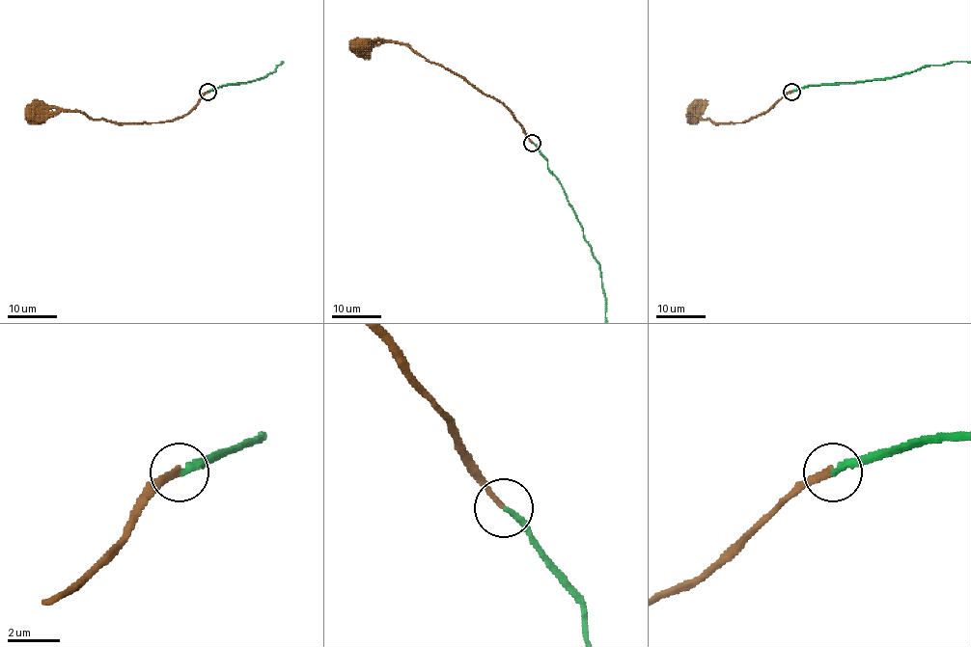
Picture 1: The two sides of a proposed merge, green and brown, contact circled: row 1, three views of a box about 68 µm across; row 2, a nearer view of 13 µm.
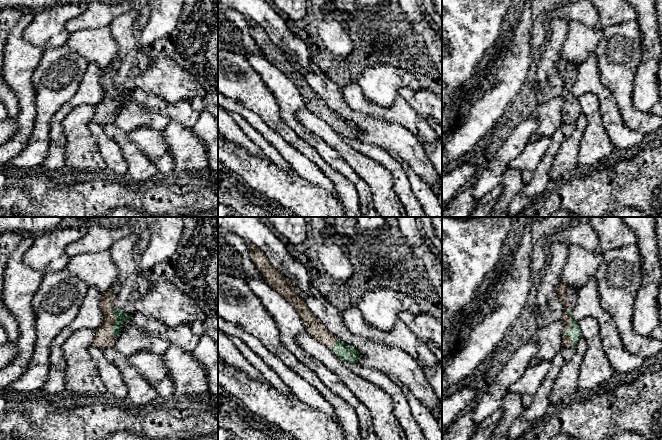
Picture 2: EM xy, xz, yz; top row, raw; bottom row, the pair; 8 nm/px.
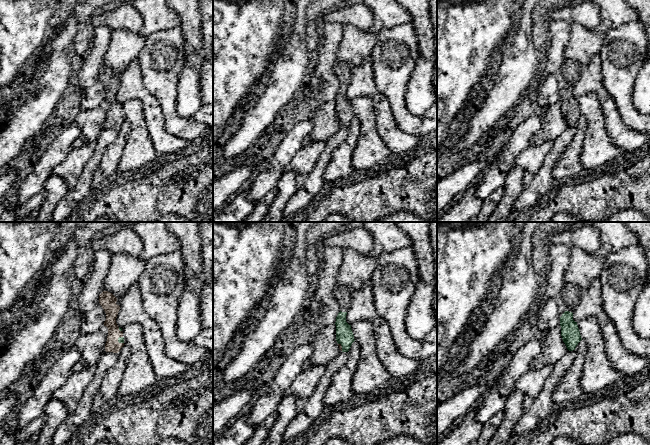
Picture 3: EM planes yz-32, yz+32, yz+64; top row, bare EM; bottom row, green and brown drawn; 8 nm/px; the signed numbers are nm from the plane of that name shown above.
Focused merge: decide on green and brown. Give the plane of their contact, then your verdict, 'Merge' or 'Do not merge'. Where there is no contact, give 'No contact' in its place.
Touches green in yz. Merge

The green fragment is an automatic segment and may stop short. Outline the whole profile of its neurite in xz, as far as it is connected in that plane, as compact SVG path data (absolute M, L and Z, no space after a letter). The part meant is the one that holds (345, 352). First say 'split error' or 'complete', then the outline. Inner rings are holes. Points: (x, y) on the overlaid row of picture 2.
split error | M248 245L251 258L264 280L293 306L304 324L306 333L329 348L341 360L358 363L358 350L332 335L308 308L305 300L294 291L287 279L269 262L267 256L255 246Z

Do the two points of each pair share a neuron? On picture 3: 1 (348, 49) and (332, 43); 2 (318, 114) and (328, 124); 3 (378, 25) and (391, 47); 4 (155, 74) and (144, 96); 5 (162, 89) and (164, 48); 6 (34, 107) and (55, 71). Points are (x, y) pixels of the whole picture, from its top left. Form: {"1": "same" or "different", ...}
{"1": "different", "2": "same", "3": "different", "4": "different", "5": "same", "6": "same"}

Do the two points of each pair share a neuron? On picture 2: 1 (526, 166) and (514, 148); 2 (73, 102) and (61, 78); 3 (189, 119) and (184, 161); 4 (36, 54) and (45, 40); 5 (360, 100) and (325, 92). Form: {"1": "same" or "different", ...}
{"1": "different", "2": "different", "3": "different", "4": "different", "5": "different"}

